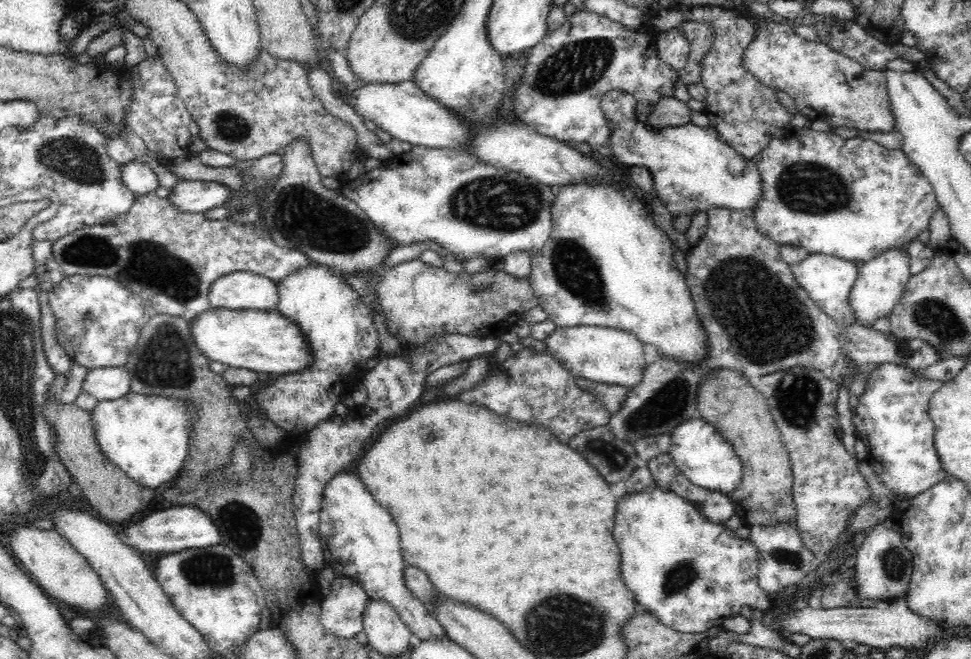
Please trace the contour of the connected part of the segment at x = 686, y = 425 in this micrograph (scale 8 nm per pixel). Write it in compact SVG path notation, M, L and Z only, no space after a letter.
M692 418L685 420L679 424L671 432L671 446L669 449L669 456L674 460L676 469L694 486L718 492L722 494L730 494L742 483L743 478L743 464L734 448L728 441L718 432L715 426L712 426L704 419Z

